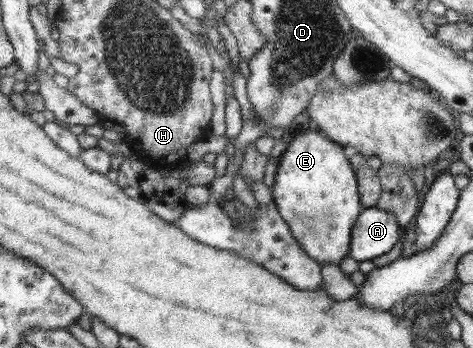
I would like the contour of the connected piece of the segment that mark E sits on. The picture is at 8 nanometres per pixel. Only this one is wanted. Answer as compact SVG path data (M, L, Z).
M314 131L294 137L280 156L271 192L273 201L278 206L281 216L289 224L293 236L320 265L323 266L326 262L339 265L339 261L349 255L353 225L357 223L358 216L362 213L362 205L353 165L344 155L344 149L340 144L336 145L324 134Z

